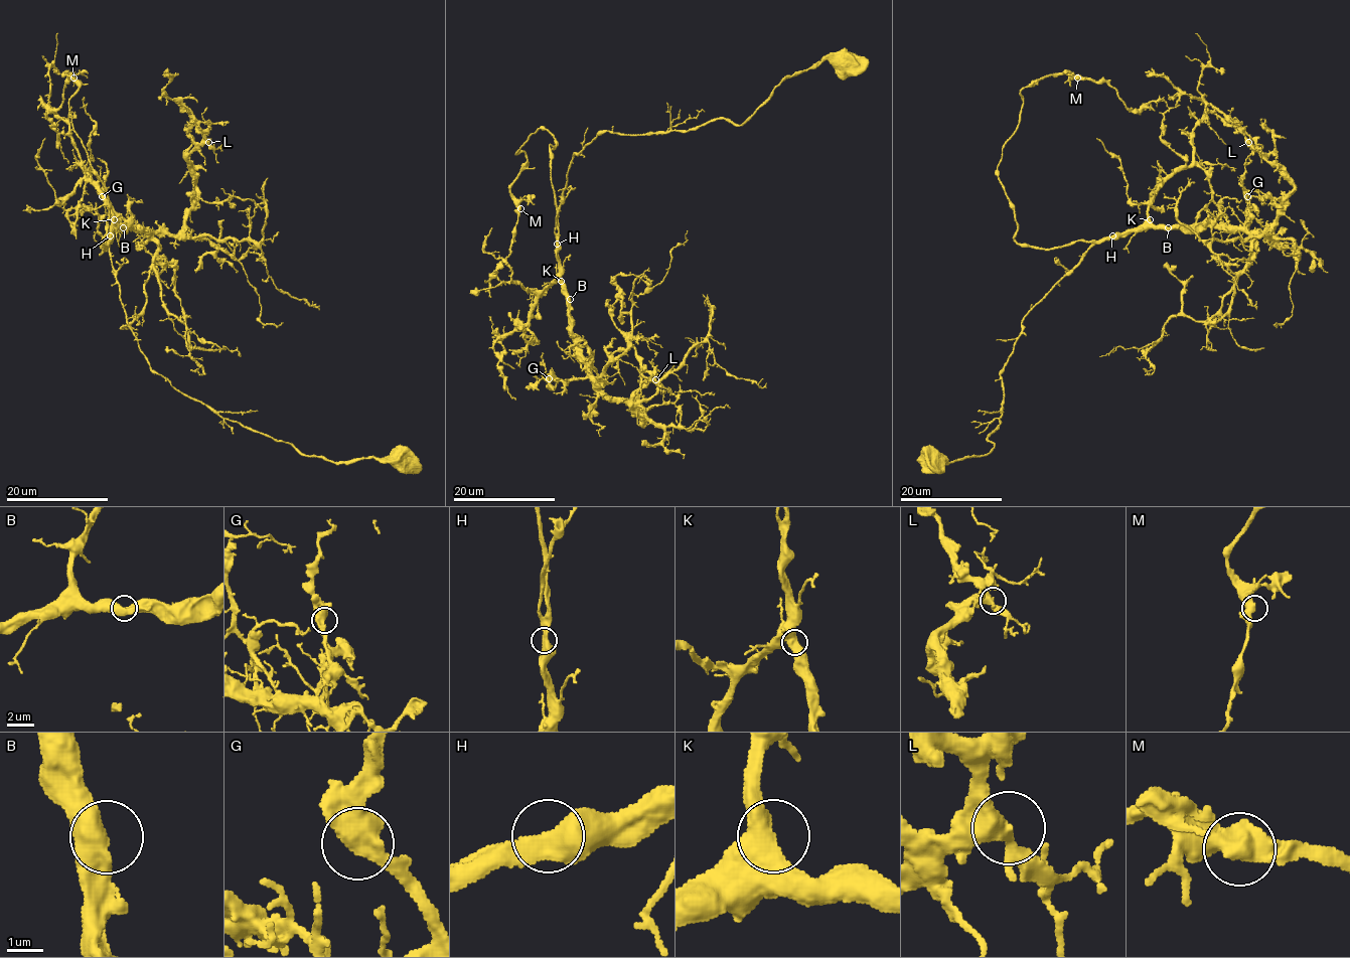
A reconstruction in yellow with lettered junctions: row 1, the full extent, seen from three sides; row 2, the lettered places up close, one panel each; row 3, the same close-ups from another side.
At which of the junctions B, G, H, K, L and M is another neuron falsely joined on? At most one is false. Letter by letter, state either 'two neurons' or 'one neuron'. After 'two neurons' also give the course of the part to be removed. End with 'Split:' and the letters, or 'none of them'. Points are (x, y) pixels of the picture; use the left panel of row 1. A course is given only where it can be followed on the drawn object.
B: one neuron
G: one neuron
H: one neuron
K: one neuron
L: one neuron
M: one neuron
Split: none of them

